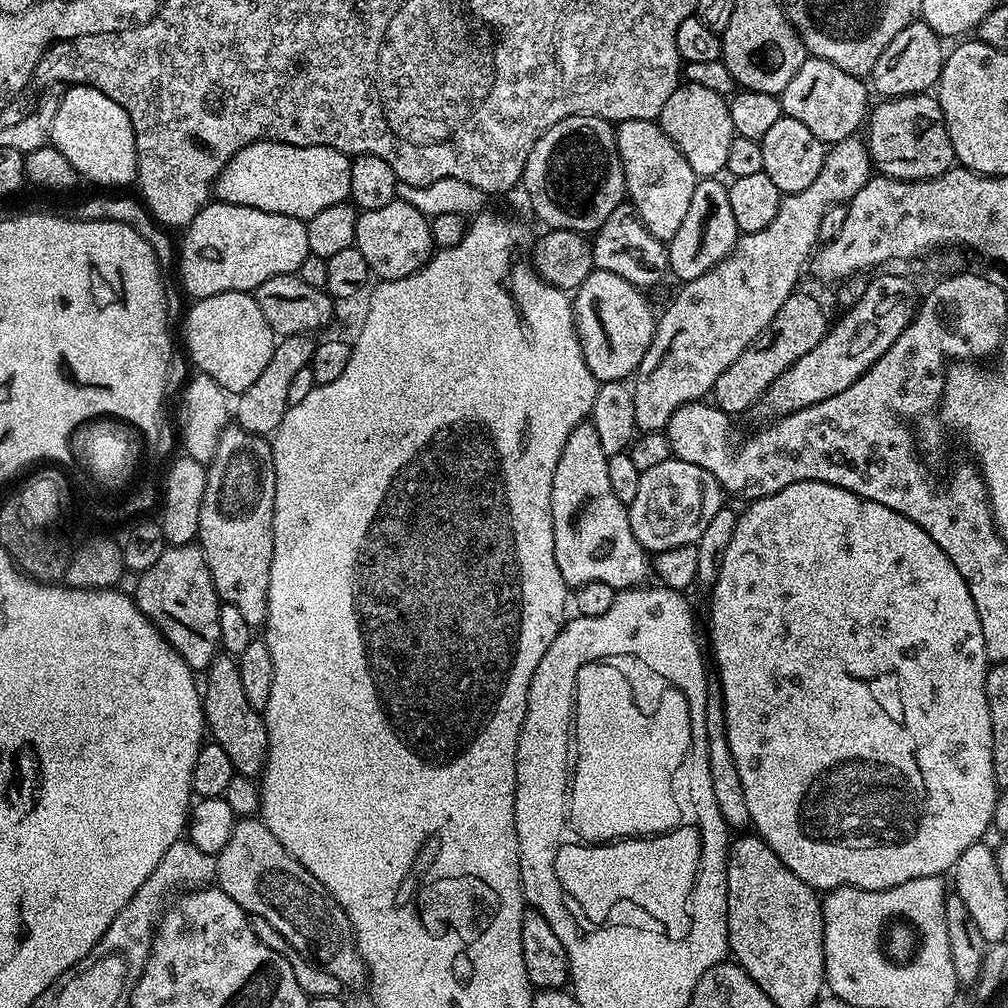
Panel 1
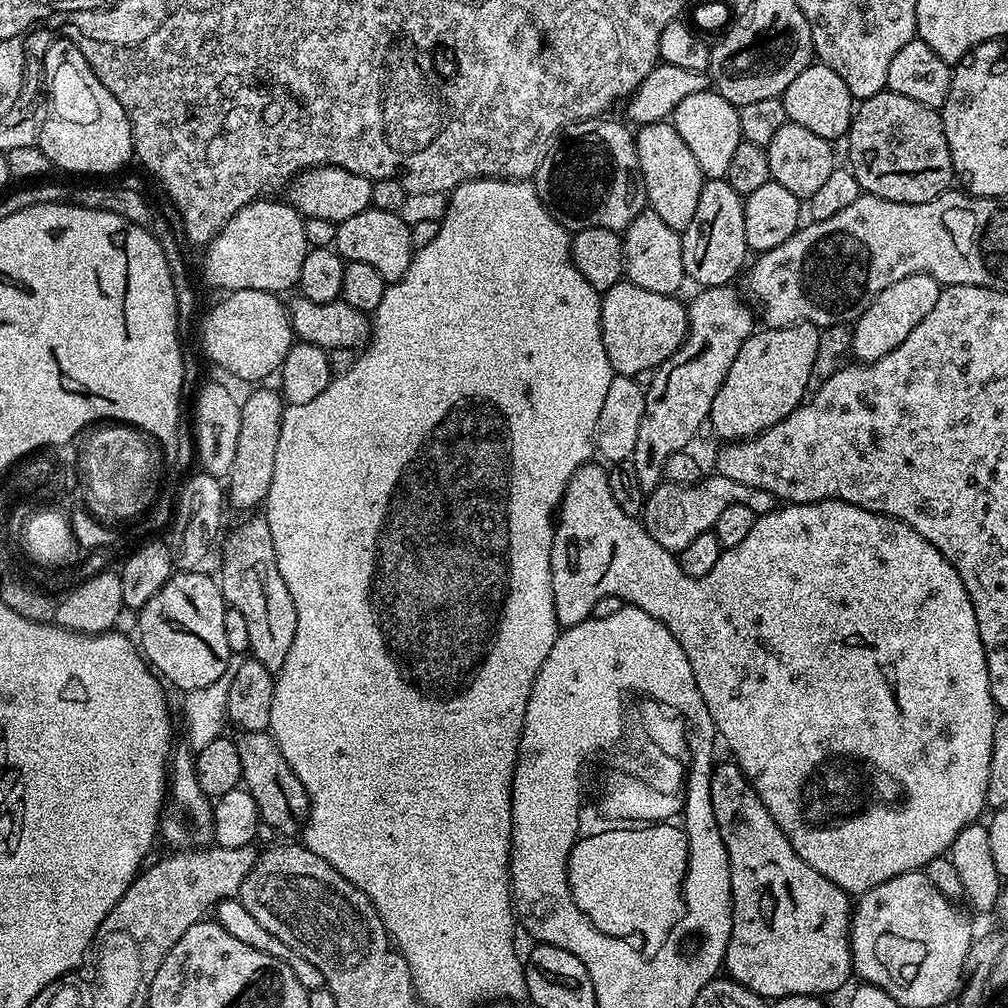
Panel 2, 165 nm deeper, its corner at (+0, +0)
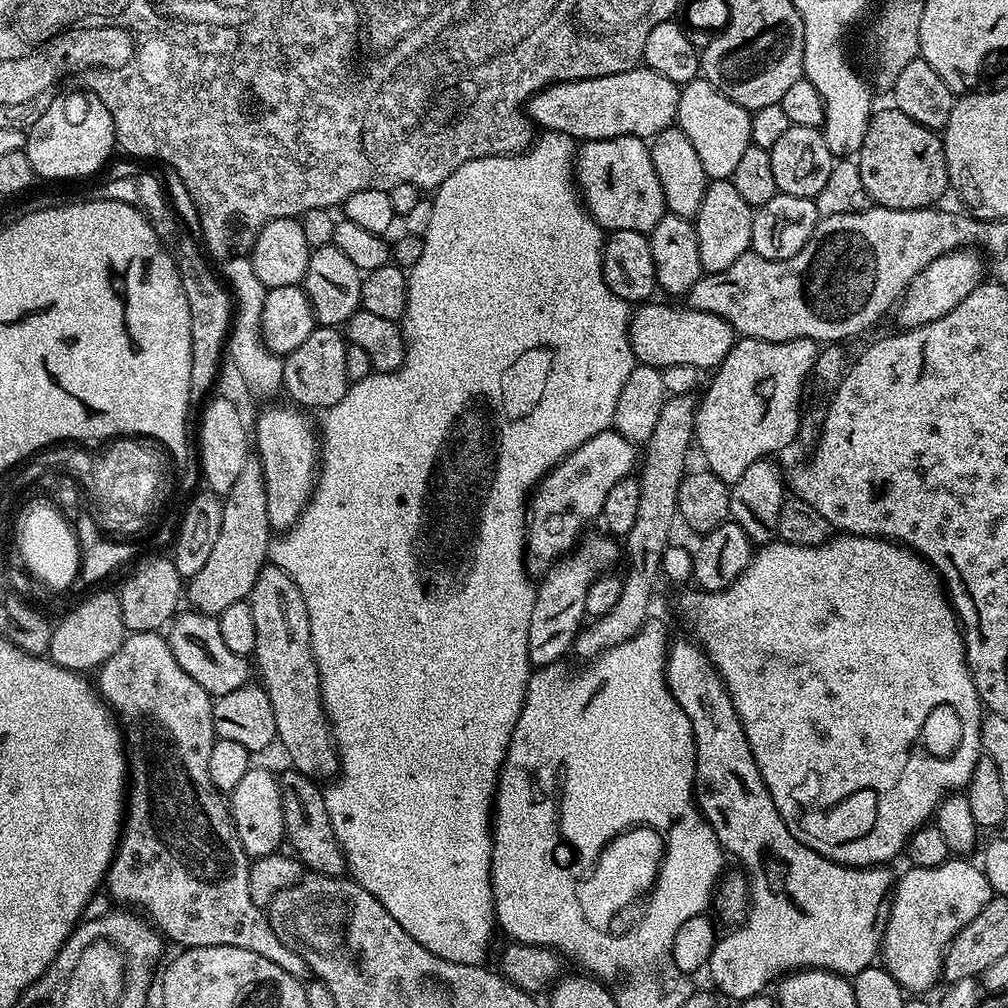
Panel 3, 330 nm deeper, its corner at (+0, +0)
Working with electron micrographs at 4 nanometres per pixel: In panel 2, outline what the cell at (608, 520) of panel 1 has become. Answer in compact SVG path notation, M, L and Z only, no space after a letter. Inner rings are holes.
M585 462L580 465L580 468L574 470L564 491L564 496L558 505L558 523L555 525L552 534L552 549L550 550L552 593L554 594L557 625L561 629L572 628L574 625L589 619L594 610L594 602L598 602L598 598L606 598L607 596L616 596L625 605L646 610L646 614L650 614L662 623L667 624L670 634L674 634L678 646L682 646L682 650L690 662L690 670L694 670L694 682L698 686L698 694L702 694L702 702L706 702L706 710L710 710L710 718L714 722L719 739L732 751L731 759L740 767L742 774L758 794L758 798L762 798L766 810L770 810L774 822L782 830L782 834L786 834L786 838L798 854L798 858L802 858L802 862L814 866L814 870L818 870L818 874L822 874L830 882L837 884L842 891L849 894L868 892L874 886L878 886L898 874L922 870L934 858L945 855L951 849L954 838L958 836L960 831L966 826L977 823L981 819L980 815L986 812L988 802L986 782L990 778L990 750L994 742L994 726L998 715L998 709L990 694L990 678L988 677L982 638L978 634L978 618L974 614L974 606L966 594L966 586L962 586L962 578L958 578L958 570L954 570L954 566L950 566L946 557L933 544L926 542L926 538L922 538L922 534L918 534L918 530L906 526L901 520L859 508L857 504L848 504L845 500L835 499L819 500L813 504L785 503L783 506L776 507L770 514L758 516L750 534L746 534L746 538L742 538L742 542L738 542L738 546L721 551L718 562L714 562L714 570L710 570L710 574L706 574L702 578L687 576L680 569L679 559L668 549L658 546L658 542L654 542L654 538L650 538L650 534L644 528L643 523L637 517L628 516L626 510L622 510L622 506L618 506L618 502L614 502L614 494L610 494L608 468L603 463L600 463L601 465L596 463Z

